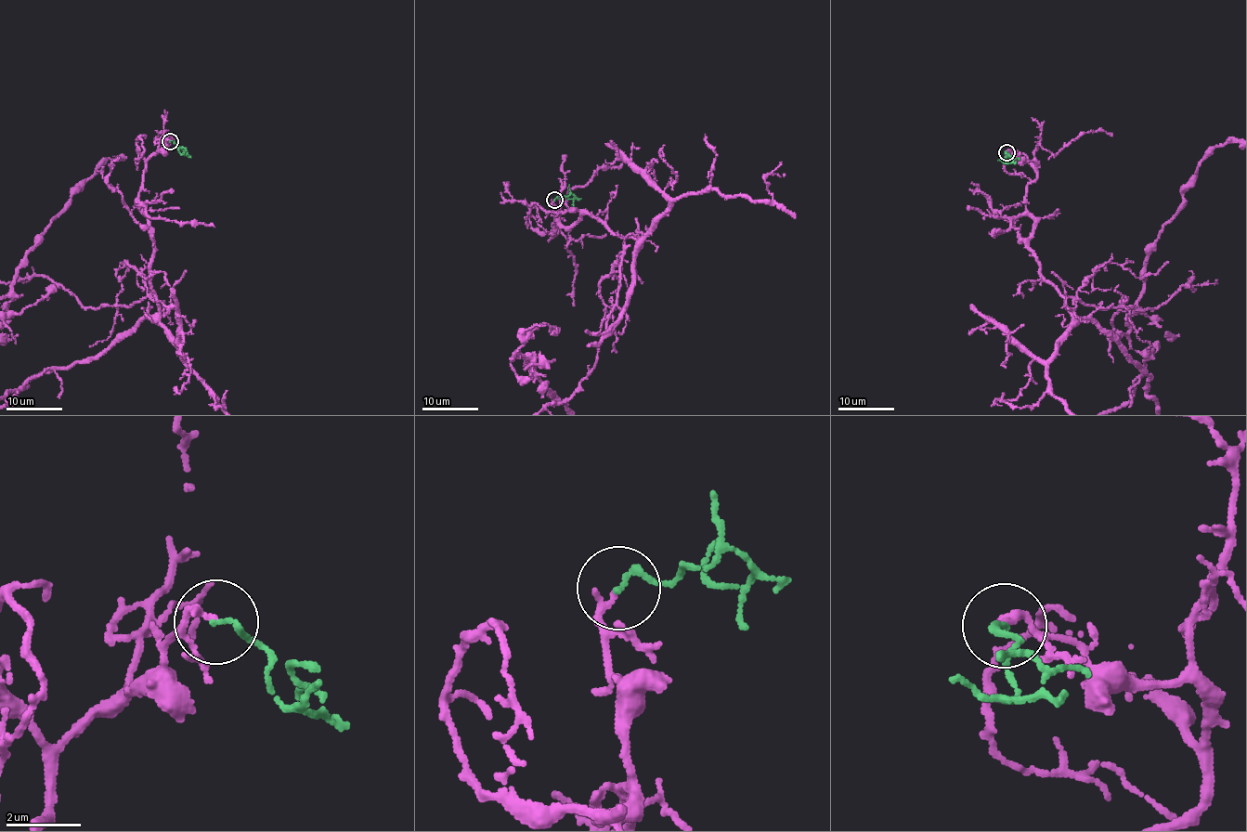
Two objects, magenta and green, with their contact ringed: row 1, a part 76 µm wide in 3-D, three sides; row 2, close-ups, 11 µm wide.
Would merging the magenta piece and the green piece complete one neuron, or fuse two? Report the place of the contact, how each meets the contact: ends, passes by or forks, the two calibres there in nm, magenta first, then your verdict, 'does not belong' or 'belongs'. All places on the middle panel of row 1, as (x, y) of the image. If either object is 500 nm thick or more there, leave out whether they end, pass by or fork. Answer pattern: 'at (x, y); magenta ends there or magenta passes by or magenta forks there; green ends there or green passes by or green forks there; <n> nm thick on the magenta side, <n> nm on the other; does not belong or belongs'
at (554, 200); magenta ends there; green ends there; 190 nm thick on the magenta side, 170 nm on the other; does not belong

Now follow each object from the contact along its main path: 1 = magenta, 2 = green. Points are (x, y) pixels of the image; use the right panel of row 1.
1: (1006, 151), (1035, 161), (1039, 273), (1124, 346), (1142, 372), (1131, 399)
2: (1006, 151), (1008, 155), (1007, 163), (1011, 162), (1010, 157), (1006, 157)

